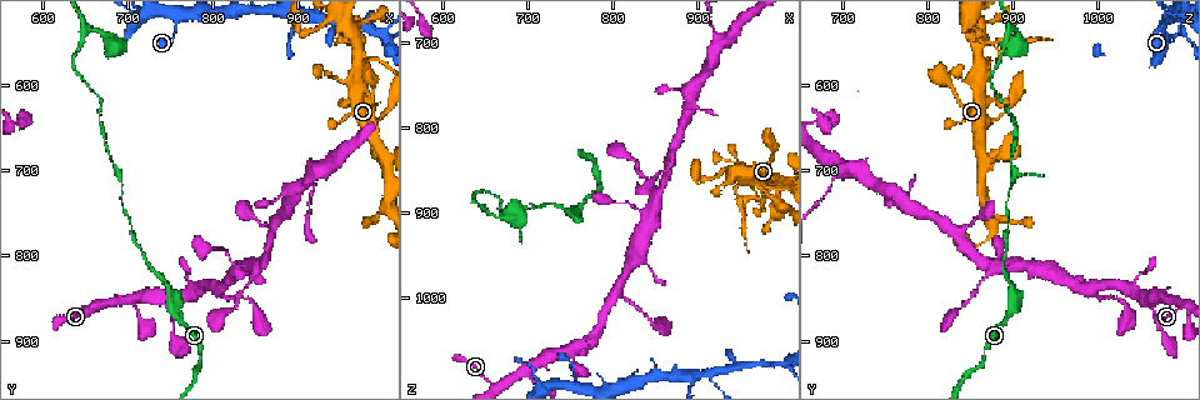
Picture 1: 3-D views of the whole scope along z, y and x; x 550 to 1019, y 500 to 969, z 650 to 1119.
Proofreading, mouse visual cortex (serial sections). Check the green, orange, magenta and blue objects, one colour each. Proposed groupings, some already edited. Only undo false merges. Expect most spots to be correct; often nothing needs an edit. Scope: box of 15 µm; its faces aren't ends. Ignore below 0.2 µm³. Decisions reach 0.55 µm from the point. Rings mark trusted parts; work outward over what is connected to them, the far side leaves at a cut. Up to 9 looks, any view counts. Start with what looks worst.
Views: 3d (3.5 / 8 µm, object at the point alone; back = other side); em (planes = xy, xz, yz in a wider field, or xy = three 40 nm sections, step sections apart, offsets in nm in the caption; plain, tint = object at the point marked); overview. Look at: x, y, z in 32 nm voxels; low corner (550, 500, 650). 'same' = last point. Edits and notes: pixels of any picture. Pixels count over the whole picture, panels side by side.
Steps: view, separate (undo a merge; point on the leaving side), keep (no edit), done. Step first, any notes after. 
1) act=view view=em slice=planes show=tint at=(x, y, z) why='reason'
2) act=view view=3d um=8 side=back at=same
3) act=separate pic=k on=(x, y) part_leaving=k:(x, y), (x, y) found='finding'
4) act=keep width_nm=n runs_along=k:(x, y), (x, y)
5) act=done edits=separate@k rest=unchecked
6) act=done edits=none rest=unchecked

act=view view=3d um=8 side=back at=(920, 720, 690) why='thick turns thin'

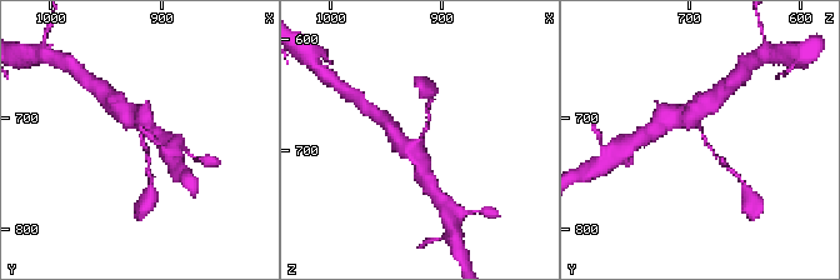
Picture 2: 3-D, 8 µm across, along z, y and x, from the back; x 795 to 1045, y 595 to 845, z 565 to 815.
act=view view=em slice=xy step=3 show=tint at=(918, 718, 688) arm_widths_nm=150,450 why='need the tissue'

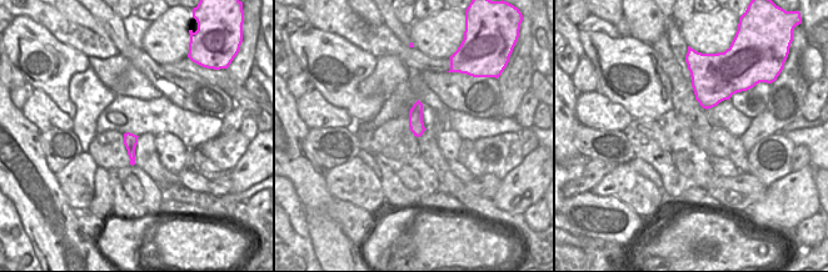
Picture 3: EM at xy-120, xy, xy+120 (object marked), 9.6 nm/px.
act=keep width_nm=140 runs_along=2:(685, 114), (726, 166) found='all the same cell'

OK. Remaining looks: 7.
act=view view=3d um=3.5 at=(850, 860, 1030) why='calibre changes'

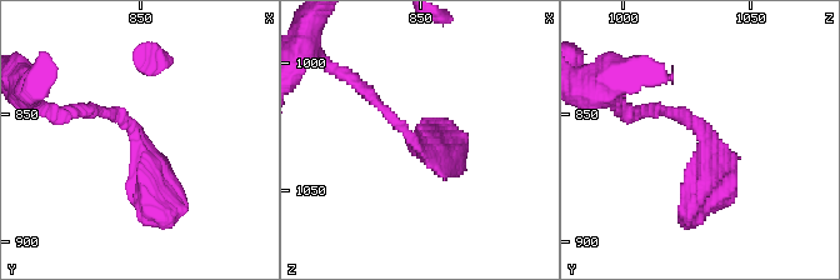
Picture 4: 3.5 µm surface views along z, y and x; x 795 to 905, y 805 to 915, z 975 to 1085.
act=view view=em slice=xy step=2 show=tint at=(850, 858, 1031) why='need the tissue'

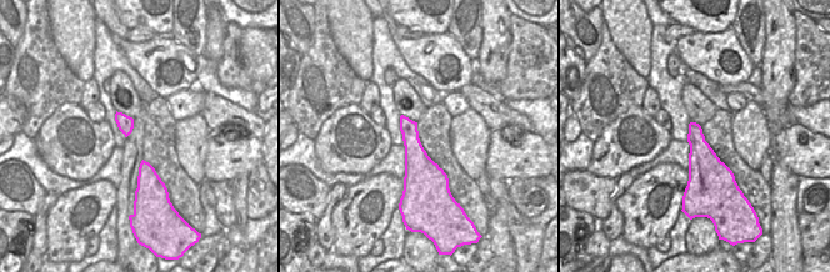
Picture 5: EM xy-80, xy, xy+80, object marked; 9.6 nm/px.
act=keep runs_along=4:(84, 110), (134, 130), (160, 214) found='all the same cell'

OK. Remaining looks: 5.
act=view view=3d um=3.5 at=(690, 715, 900) why='thick turns thin'

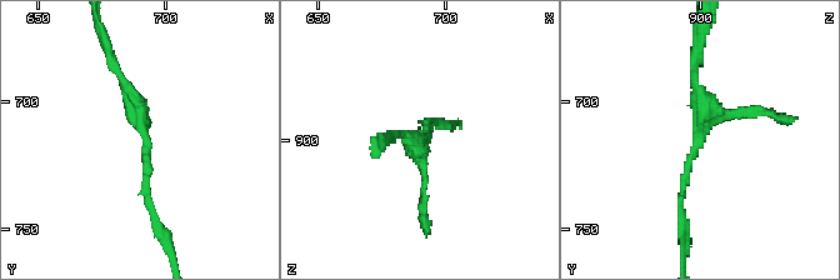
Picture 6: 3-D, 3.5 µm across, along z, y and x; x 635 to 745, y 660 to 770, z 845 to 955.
act=view view=em slice=xy step=1 show=tint at=(692, 714, 900)

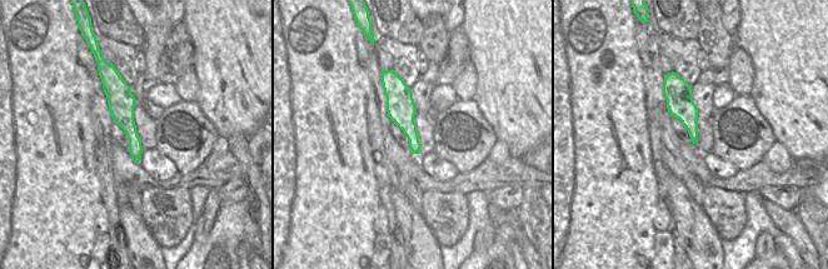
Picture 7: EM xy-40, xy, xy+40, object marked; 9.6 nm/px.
act=keep runs_along=6:(155, 213), (144, 183), (148, 140), (114, 64) found='all the same cell'

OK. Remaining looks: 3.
act=view view=3d um=8 at=(650, 540, 895) why='sharp bend'

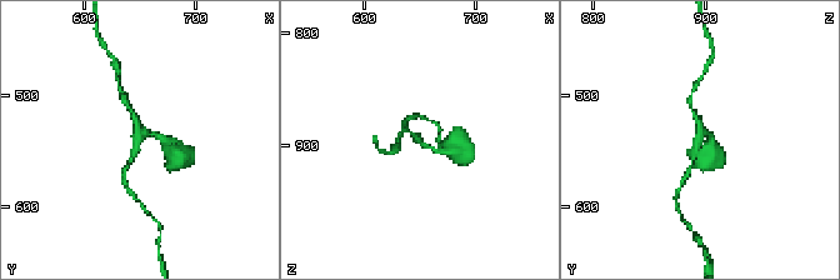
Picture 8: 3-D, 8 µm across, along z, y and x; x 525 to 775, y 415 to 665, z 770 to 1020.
act=view view=3d um=3.5 at=(650, 542, 894) why='closer look'

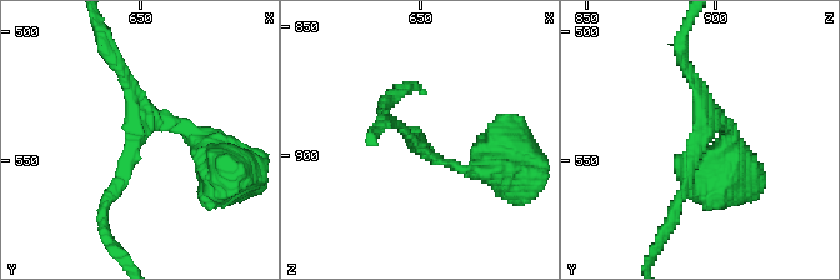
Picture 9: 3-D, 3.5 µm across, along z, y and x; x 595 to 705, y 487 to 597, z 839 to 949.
act=view view=em slice=xy step=1 show=tint at=(649, 540, 895) arms=3 arm_widths_nm=100,150,150 why='shape alone is not enough'

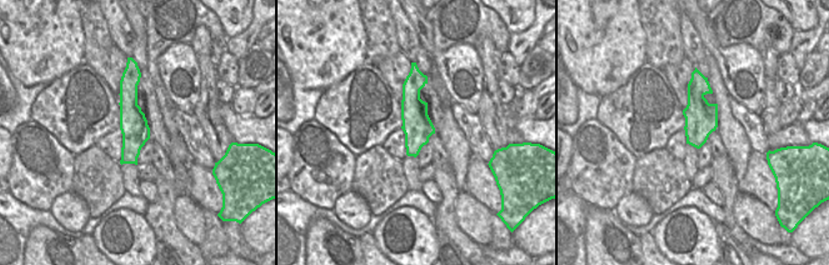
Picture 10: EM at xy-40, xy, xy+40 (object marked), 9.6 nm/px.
act=keep width_nm=280 runs_along=10:(129, 79), (130, 153), (124, 160) found='all the same cell'

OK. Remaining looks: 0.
act=done edits=none rest=unchecked

